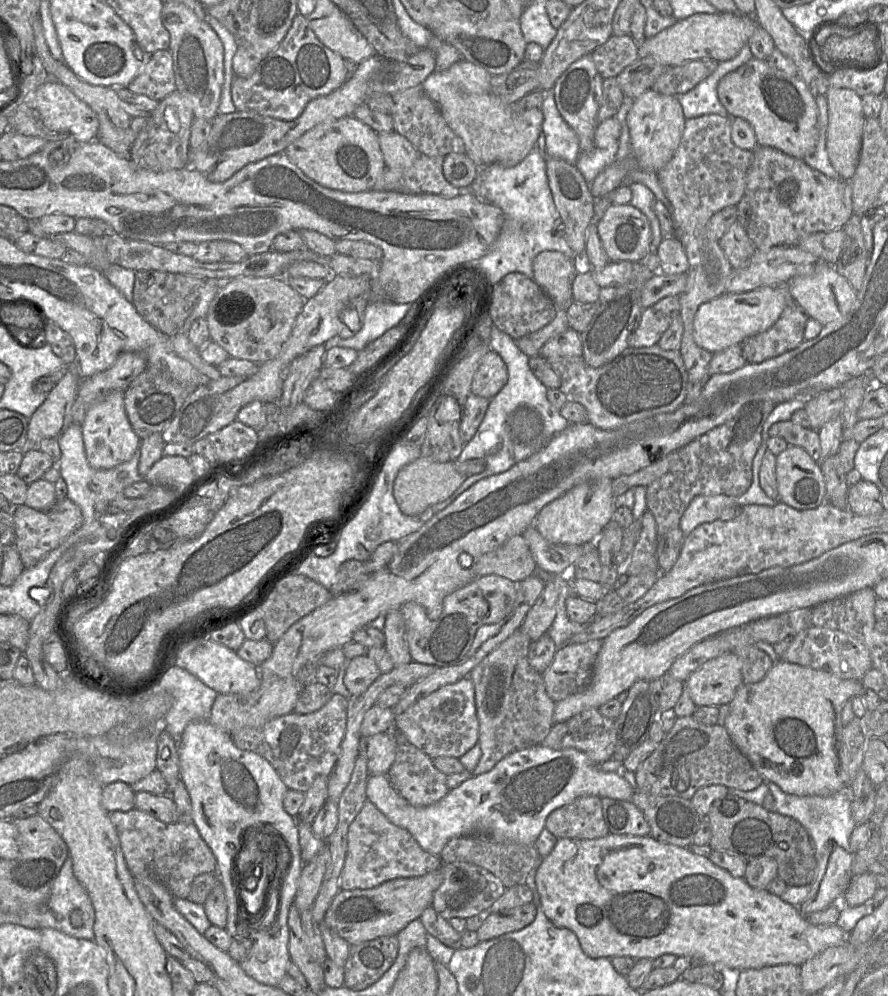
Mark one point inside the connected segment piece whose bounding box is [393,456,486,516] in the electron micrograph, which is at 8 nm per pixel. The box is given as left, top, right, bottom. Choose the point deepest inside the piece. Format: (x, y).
(424, 482)

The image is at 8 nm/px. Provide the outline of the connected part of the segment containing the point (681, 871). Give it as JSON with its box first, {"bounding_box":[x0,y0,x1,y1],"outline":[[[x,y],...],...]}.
{"bounding_box":[535,834,850,972],"outline":[[[611,834],[595,839],[560,838],[549,855],[541,859],[535,871],[535,884],[540,897],[542,910],[547,918],[558,928],[573,931],[580,943],[581,949],[588,957],[615,958],[631,957],[634,960],[650,959],[673,954],[676,957],[694,956],[702,963],[711,964],[728,972],[739,972],[747,969],[757,969],[780,964],[803,965],[825,949],[838,946],[849,940],[850,933],[845,932],[837,924],[812,925],[803,916],[798,907],[793,906],[771,894],[768,890],[757,890],[749,886],[744,878],[735,878],[727,870],[716,866],[708,857],[694,854],[688,847],[660,842],[650,835],[617,835]]]}

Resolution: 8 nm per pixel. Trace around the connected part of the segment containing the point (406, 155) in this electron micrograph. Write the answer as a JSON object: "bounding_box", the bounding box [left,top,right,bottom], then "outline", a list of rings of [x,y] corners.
{"bounding_box":[377,131,420,168],"outline":[[[396,131],[377,134],[377,137],[386,168],[408,168],[420,154],[404,136]]]}

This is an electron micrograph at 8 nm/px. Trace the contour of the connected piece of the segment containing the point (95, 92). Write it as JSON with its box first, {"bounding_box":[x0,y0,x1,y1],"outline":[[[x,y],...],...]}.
{"bounding_box":[32,15,150,157],"outline":[[[36,15],[32,29],[35,46],[41,62],[47,72],[47,81],[59,81],[68,87],[80,100],[85,102],[95,113],[99,122],[97,140],[120,156],[128,157],[130,148],[138,134],[146,124],[150,112],[123,101],[112,87],[92,85],[79,78],[64,62],[57,61],[52,56],[44,36],[41,19]]]}

